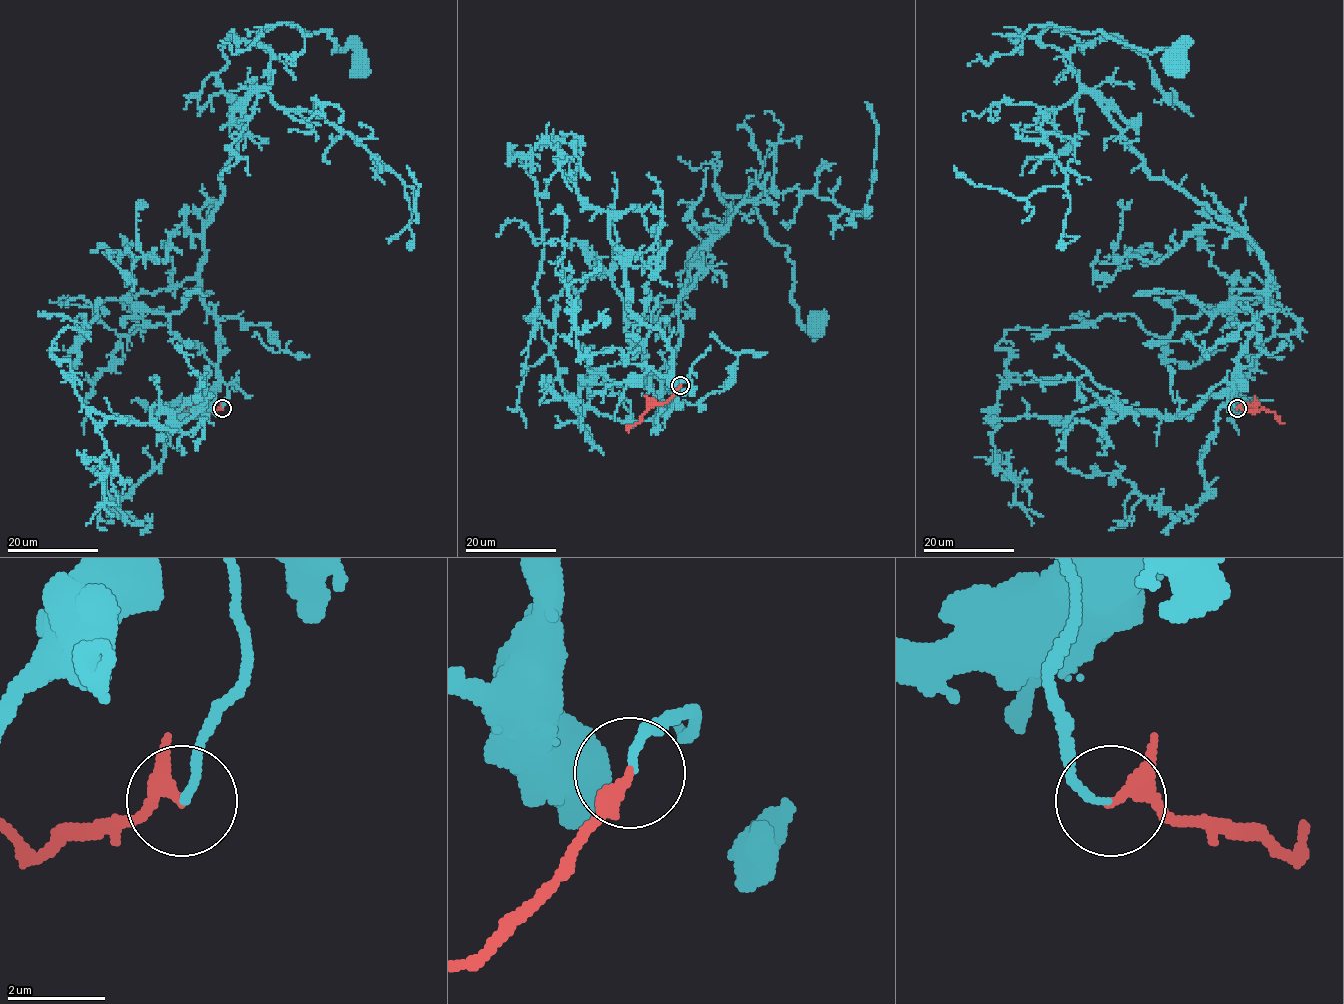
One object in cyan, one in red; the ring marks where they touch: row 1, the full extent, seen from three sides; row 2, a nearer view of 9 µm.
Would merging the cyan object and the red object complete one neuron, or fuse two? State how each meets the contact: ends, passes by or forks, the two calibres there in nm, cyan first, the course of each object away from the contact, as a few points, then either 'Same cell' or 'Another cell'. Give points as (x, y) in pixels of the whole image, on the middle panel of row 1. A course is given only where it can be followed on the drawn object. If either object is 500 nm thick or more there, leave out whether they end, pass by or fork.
At the ring cyan ends. At the ring red passes by. Thickness 140 nm (cyan) against 220 nm. Course of cyan: (680, 385), (658, 417), (678, 301), (727, 225), (714, 187), (746, 196), (788, 248), (797, 319), (815, 323). Course of red: (680, 385), (666, 402), (653, 404), (641, 420), (626, 426), (629, 433). Same cell

